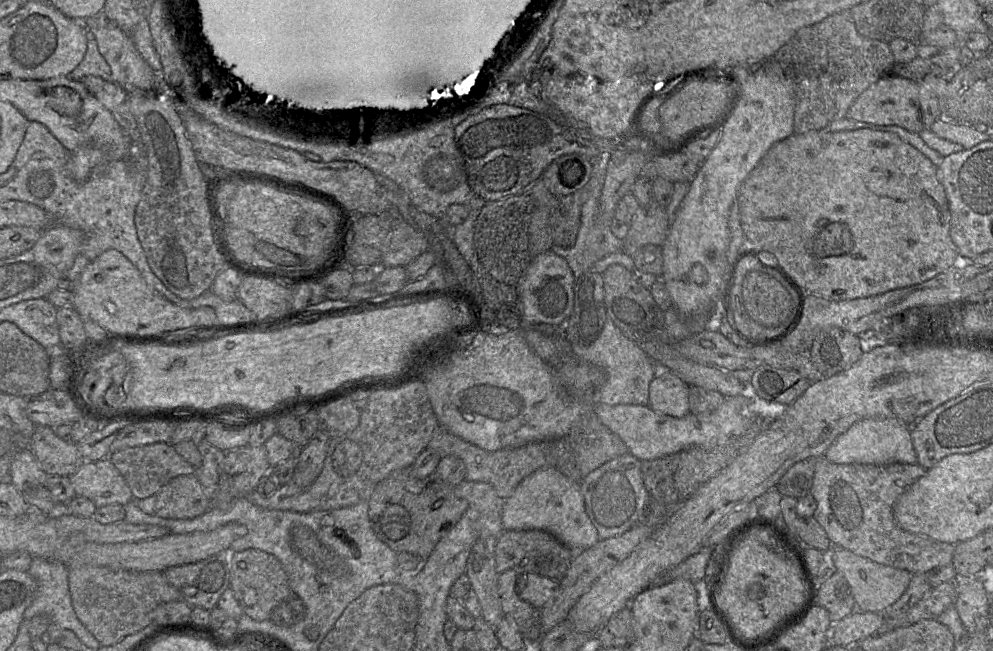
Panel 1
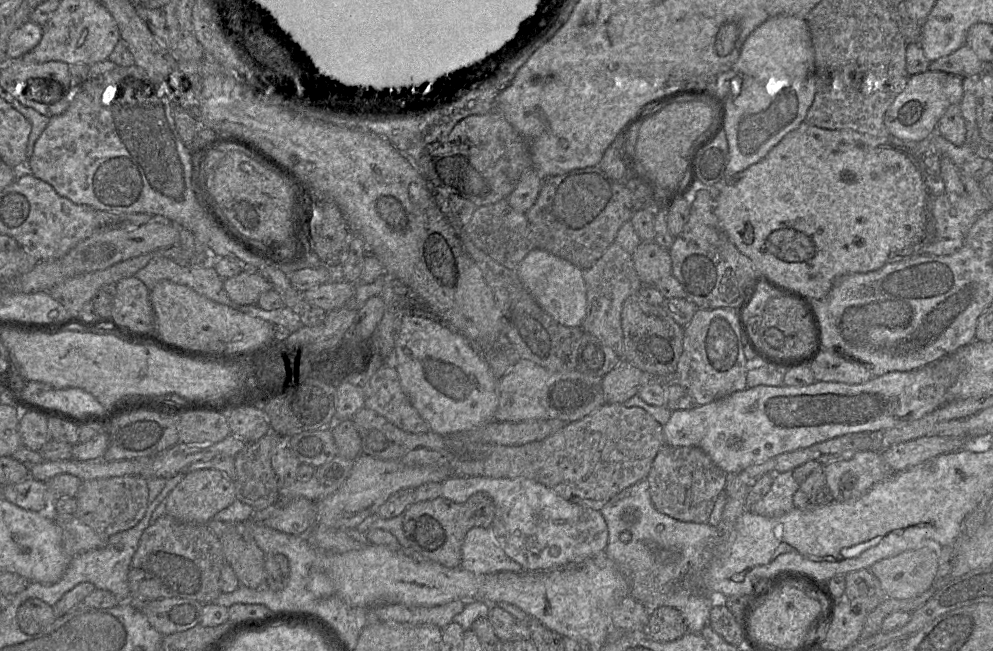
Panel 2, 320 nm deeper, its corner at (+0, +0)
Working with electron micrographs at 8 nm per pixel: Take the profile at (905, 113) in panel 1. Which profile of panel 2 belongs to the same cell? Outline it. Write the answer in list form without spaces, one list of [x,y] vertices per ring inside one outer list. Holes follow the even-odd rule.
[[[931,70],[910,76],[904,90],[895,98],[885,113],[884,123],[890,136],[911,141],[922,141],[927,137],[932,137],[935,132],[938,132],[937,125],[945,111],[952,104],[961,103],[968,81],[973,80]]]

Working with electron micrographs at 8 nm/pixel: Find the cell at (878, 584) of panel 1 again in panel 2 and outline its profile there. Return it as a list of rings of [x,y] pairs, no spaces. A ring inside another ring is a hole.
[[[924,546],[874,563],[869,570],[879,580],[886,598],[917,597],[937,580],[941,547]]]

